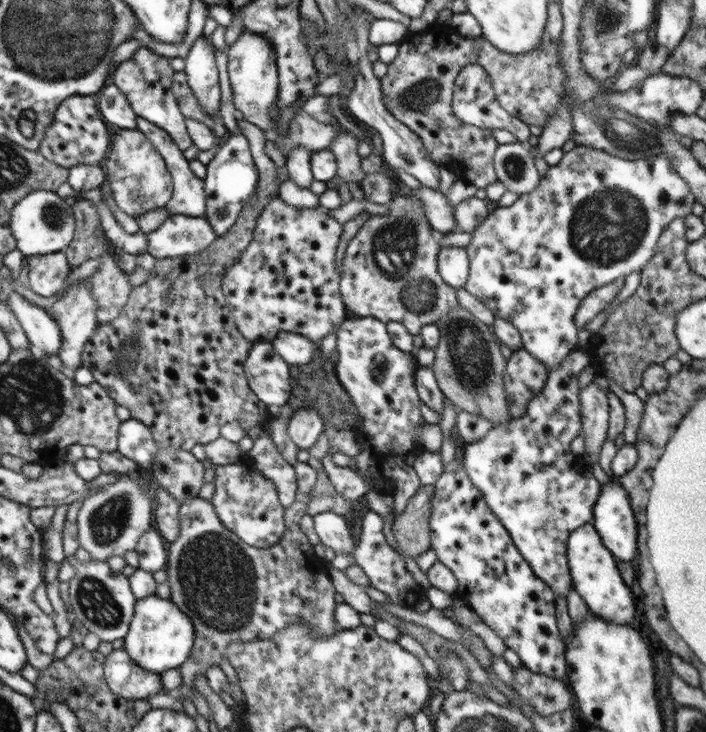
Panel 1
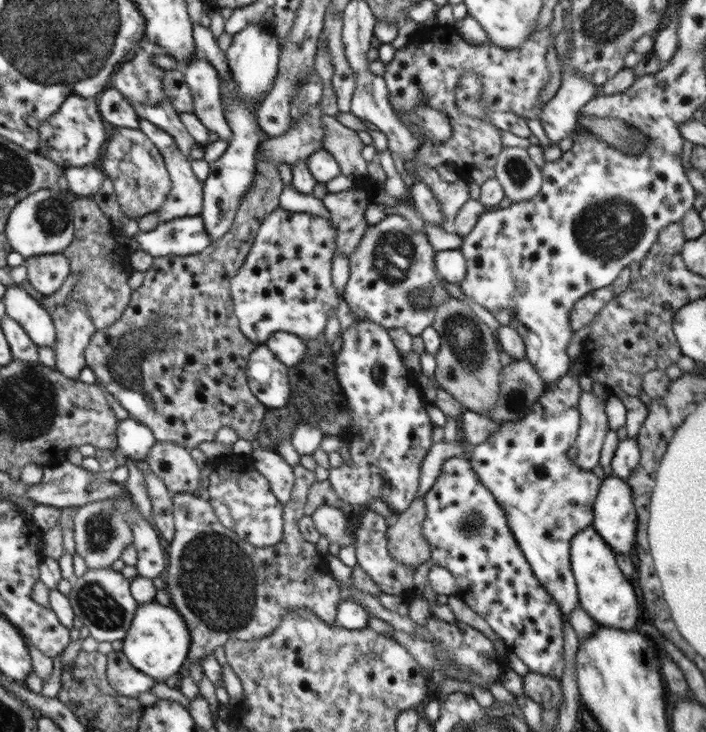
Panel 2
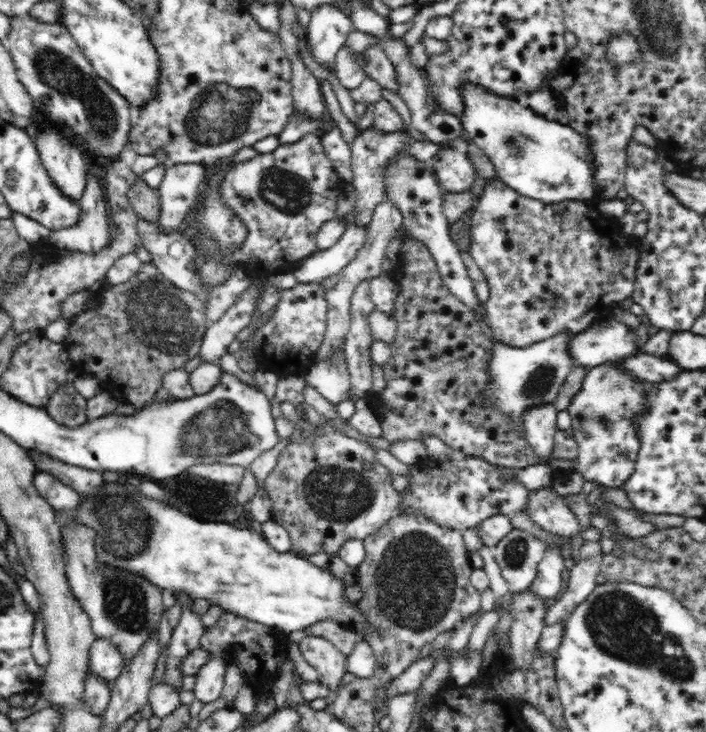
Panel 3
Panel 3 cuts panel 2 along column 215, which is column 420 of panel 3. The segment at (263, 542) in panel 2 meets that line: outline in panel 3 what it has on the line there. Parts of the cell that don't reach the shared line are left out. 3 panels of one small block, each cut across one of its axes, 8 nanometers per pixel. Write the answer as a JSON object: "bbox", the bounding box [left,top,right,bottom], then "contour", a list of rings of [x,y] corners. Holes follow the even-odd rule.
{"bbox":[396,457,531,532],"contour":[[[475,457],[449,460],[443,462],[440,468],[408,474],[406,478],[409,489],[398,492],[400,504],[396,516],[410,514],[412,511],[413,514],[422,514],[446,530],[456,532],[463,532],[471,527],[476,529],[492,516],[505,515],[512,518],[518,511],[528,508],[528,496],[531,492],[518,479],[510,479],[503,468]]]}

